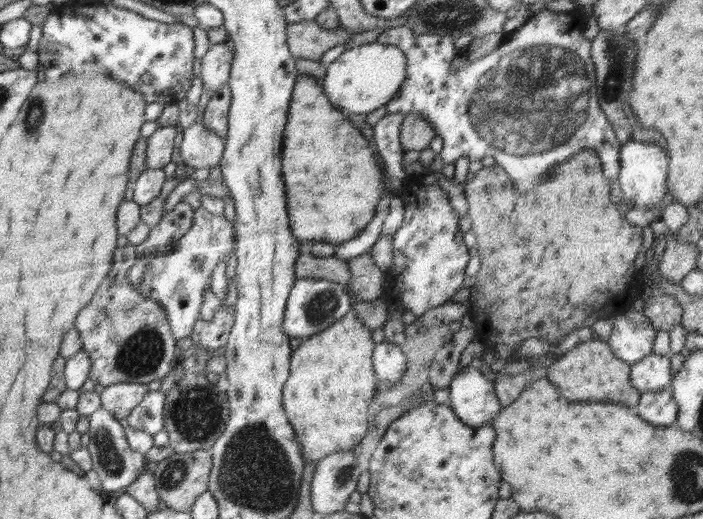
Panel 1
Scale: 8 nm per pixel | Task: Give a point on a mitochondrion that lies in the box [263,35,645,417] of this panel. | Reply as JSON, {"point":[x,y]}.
{"point":[525,104]}

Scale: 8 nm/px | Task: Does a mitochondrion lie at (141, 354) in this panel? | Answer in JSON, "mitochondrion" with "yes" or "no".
{"mitochondrion":"yes"}

